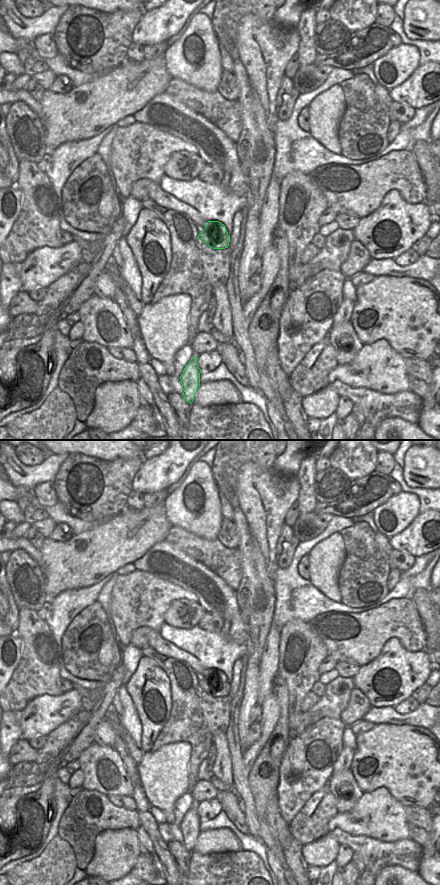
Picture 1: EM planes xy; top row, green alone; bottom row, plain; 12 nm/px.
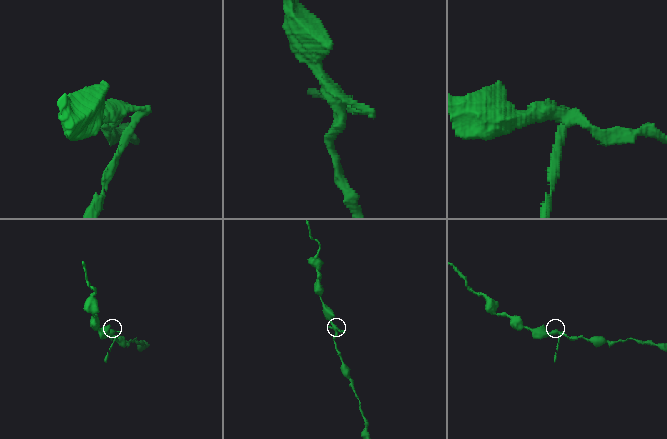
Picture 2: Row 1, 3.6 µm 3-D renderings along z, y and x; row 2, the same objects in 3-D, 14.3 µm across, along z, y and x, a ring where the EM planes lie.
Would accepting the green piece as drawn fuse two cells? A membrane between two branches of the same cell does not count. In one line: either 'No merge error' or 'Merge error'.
Merge error.

